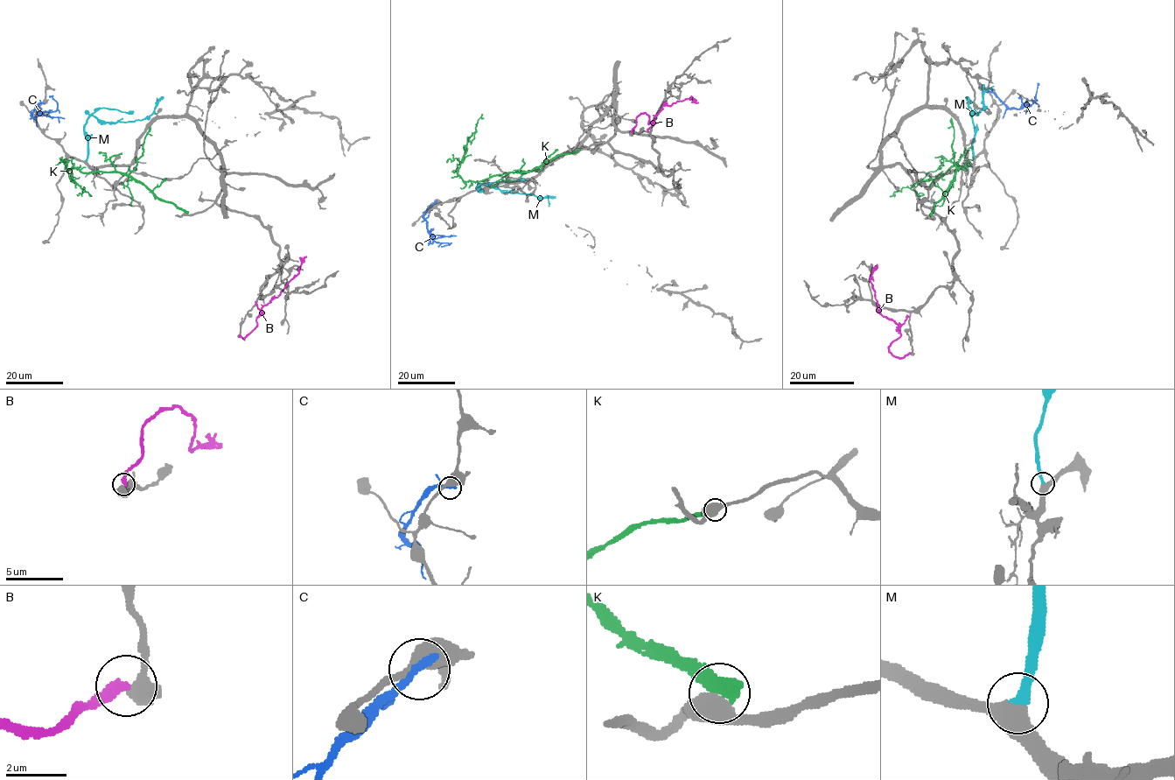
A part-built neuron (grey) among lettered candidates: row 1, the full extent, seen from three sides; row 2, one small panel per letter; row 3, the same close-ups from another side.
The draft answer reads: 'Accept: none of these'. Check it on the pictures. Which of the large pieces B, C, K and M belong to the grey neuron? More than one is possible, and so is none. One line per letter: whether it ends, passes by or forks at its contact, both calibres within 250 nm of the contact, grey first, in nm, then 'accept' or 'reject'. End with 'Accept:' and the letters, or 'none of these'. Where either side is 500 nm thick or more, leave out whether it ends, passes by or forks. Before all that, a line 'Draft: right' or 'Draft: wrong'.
Draft: wrong
B: 650/360 nm | reject
C: it ends | 460/320 nm | reject
K: 600/600 nm | reject
M: it ends | 480/320 nm | accept
Accept: M

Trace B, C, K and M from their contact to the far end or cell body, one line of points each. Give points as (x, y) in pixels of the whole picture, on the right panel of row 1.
B: (911, 353), (895, 357), (890, 351), (889, 346), (901, 333), (897, 324), (879, 312), (870, 280), (877, 263)
C: (989, 92), (992, 92), (1009, 108), (1019, 108), (1034, 101), (1038, 84)
K: (931, 215), (954, 179), (956, 170), (966, 170), (966, 165), (951, 166), (939, 178), (919, 181), (890, 196)
M: (974, 157), (975, 130), (968, 106), (978, 114), (982, 108), (982, 94), (993, 86)

